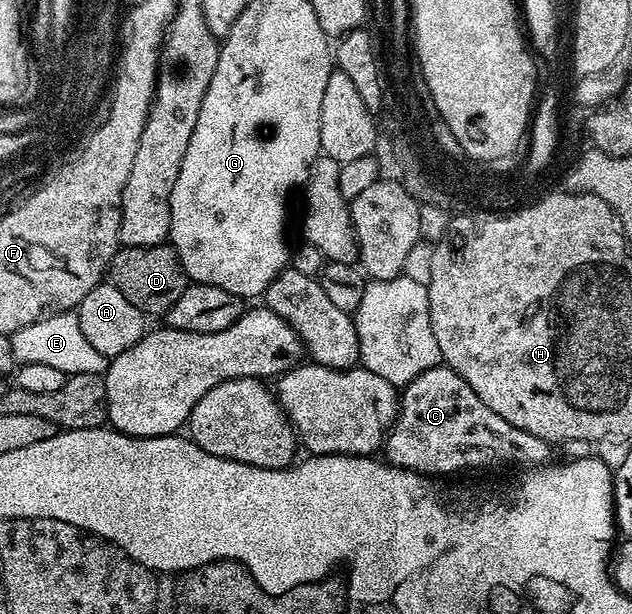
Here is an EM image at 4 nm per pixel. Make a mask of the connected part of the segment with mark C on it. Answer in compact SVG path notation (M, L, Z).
M437 366L420 373L418 377L402 388L400 413L396 415L392 431L389 432L387 440L384 441L382 456L387 463L393 464L395 468L404 468L408 472L423 472L424 475L433 478L448 478L451 477L448 476L451 472L460 472L463 468L500 468L503 464L543 466L553 459L552 452L554 452L553 445L548 444L542 438L534 438L534 434L526 434L526 430L518 430L518 426L510 426L510 422L506 422L506 418L494 414L494 410L490 410L490 406L486 406L486 402L482 402L482 398L478 398L478 394L474 394L474 390L470 390L470 386L466 386L464 379L458 374L454 374L454 370L450 370L447 366Z

